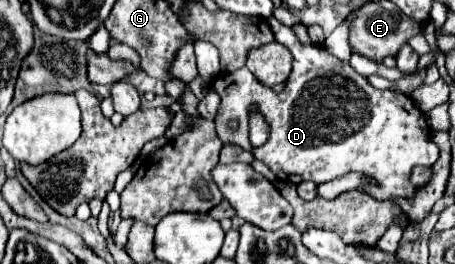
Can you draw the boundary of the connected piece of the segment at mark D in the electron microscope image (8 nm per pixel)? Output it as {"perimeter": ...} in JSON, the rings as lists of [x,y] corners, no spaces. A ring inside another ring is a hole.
{"perimeter":[[[273,16],[269,18],[269,26],[275,40],[293,52],[293,70],[285,82],[285,90],[275,94],[271,88],[259,86],[245,66],[223,76],[219,74],[211,84],[211,90],[221,98],[215,116],[219,140],[251,150],[283,182],[299,184],[311,180],[319,186],[347,172],[359,172],[379,182],[379,186],[359,184],[359,192],[375,200],[411,200],[415,196],[415,186],[409,180],[411,170],[415,166],[433,166],[439,158],[439,148],[429,138],[431,130],[425,114],[405,94],[375,90],[367,84],[365,76],[357,74],[347,62],[333,58],[325,48],[301,44],[295,32]],[[253,106],[257,106],[269,126],[269,138],[259,148],[253,148],[245,136]],[[233,118],[239,120],[239,130],[235,132],[227,126]]]}

